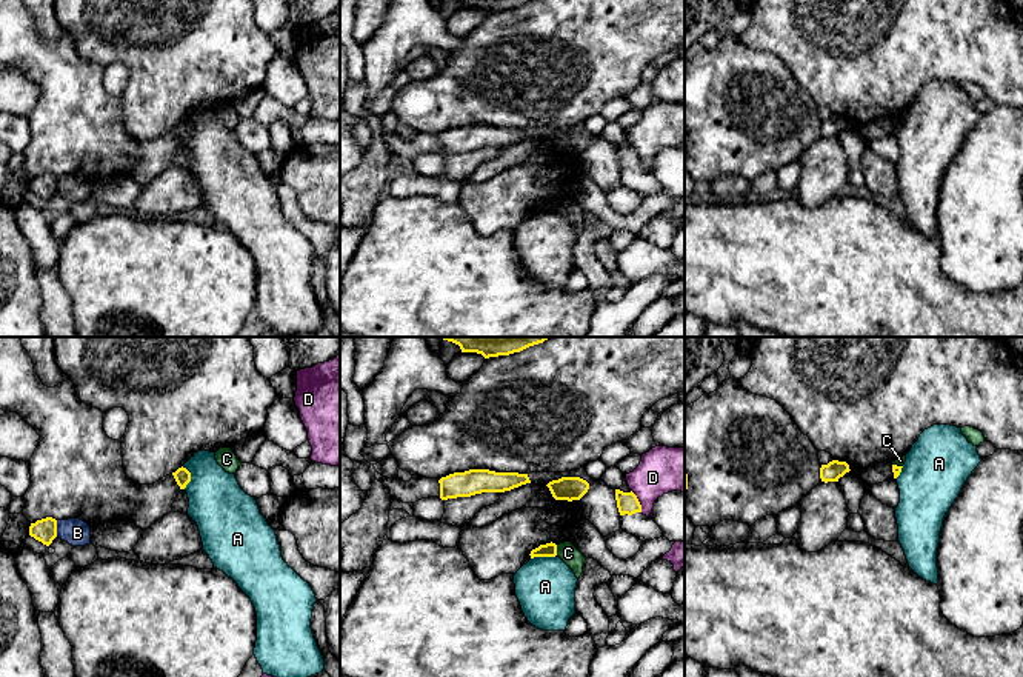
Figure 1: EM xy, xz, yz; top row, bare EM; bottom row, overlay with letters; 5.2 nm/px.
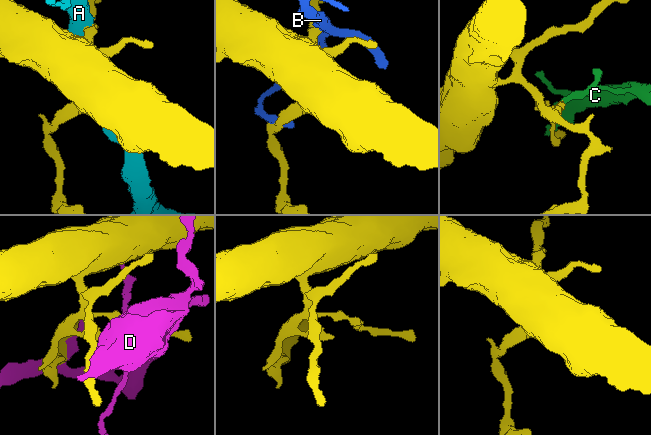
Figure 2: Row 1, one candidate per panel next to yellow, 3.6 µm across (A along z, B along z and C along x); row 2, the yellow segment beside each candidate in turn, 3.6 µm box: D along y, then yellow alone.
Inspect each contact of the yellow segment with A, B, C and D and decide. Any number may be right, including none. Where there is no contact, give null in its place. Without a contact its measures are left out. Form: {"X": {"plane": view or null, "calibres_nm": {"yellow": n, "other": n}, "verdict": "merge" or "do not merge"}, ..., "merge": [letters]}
{"A": {"plane": "xz", "calibres_nm": {"yellow": 80, "other": 320}, "verdict": "do not merge"}, "B": {"plane": "xy", "calibres_nm": {"yellow": 120, "other": 140}, "verdict": "do not merge"}, "C": {"plane": "xz", "calibres_nm": {"yellow": 80, "other": 100}, "verdict": "do not merge"}, "D": {"plane": "xz", "calibres_nm": {"yellow": 110, "other": 240}, "verdict": "do not merge"}, "merge": []}

